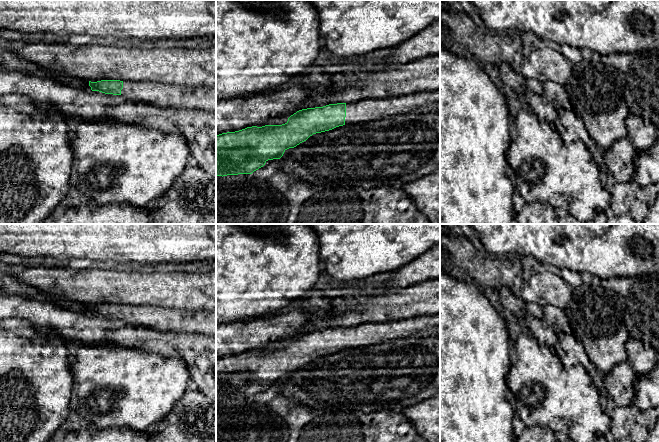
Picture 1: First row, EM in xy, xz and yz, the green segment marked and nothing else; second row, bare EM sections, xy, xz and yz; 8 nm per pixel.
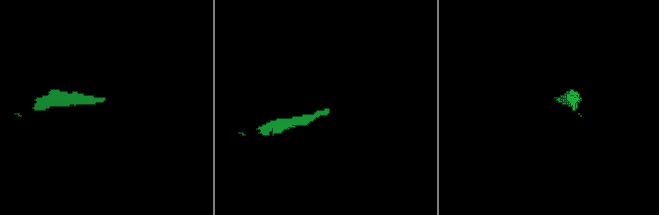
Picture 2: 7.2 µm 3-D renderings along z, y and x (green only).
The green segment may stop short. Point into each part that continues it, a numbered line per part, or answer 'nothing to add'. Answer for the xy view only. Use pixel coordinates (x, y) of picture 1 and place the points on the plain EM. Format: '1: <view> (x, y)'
1: xy (158, 318)

